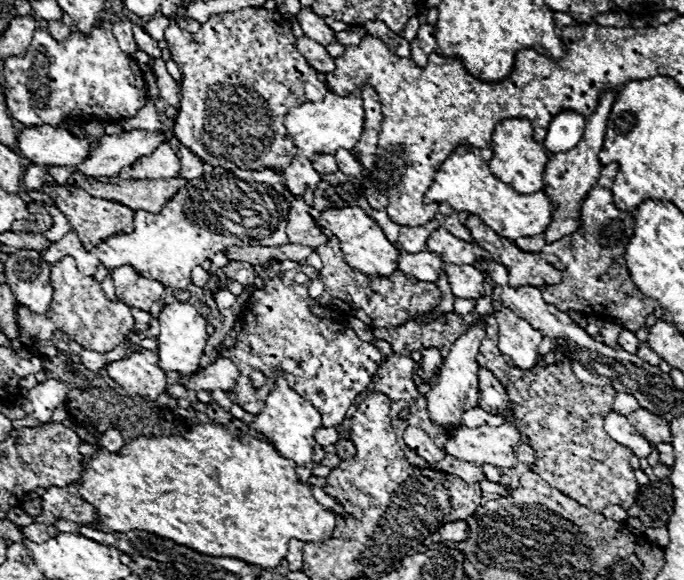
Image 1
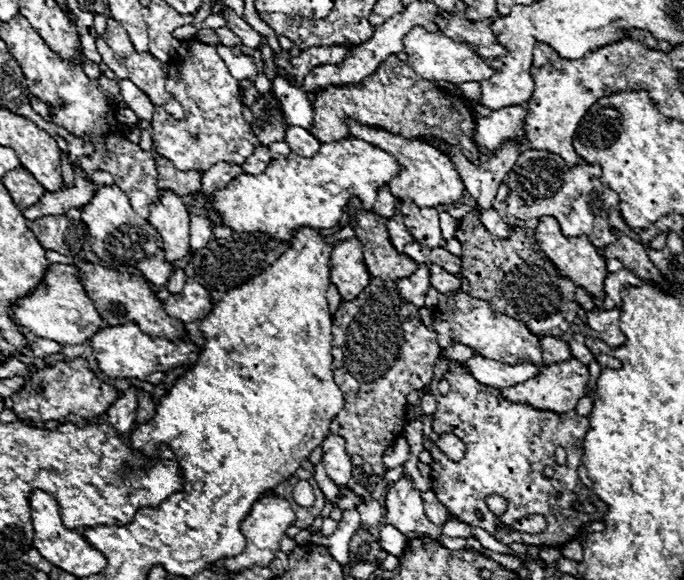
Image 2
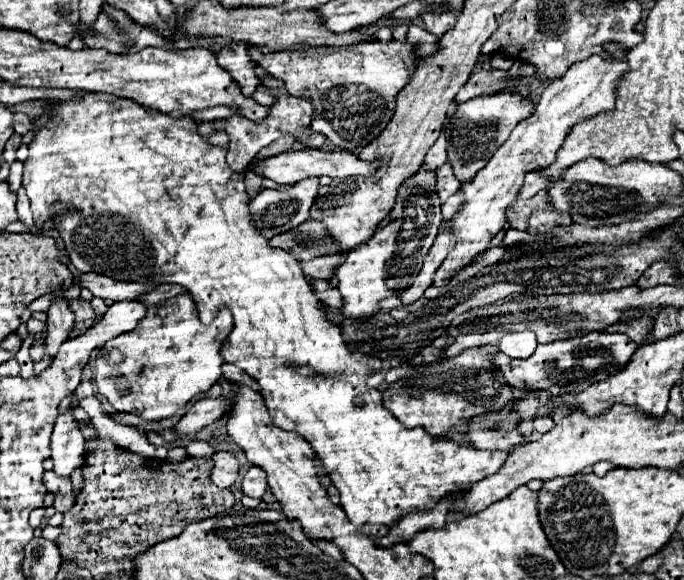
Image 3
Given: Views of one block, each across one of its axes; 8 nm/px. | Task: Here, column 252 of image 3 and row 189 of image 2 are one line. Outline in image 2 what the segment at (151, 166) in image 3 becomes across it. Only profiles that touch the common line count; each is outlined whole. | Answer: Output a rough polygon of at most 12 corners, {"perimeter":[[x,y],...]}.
{"perimeter":[[360,140],[240,174],[214,208],[234,232],[290,240],[372,208],[400,174]]}

